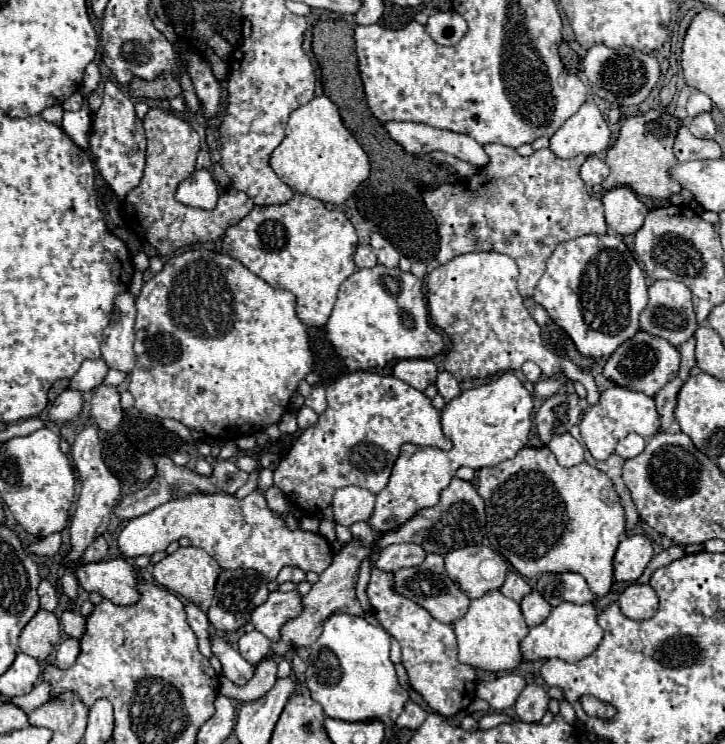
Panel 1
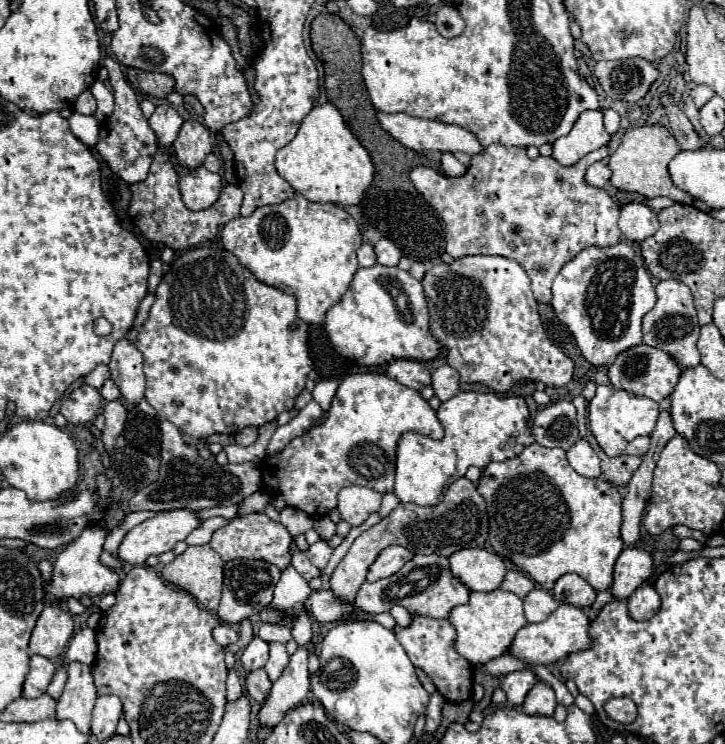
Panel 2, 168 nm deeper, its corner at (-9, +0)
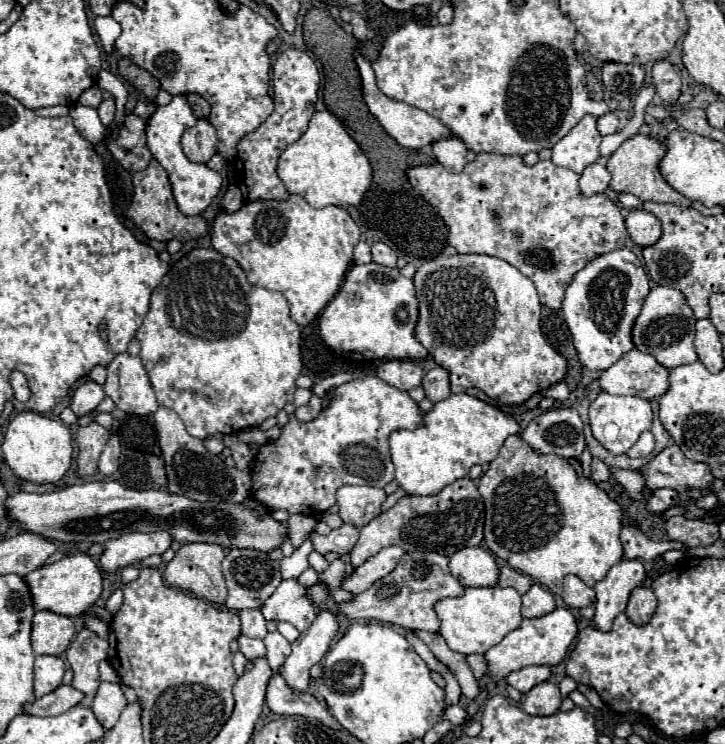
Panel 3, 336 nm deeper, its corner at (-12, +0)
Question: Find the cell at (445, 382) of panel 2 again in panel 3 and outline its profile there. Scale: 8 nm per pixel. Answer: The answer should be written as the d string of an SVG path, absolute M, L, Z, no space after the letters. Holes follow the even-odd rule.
M442 366L432 368L422 380L422 388L426 390L426 398L430 398L432 402L446 400L452 394L450 392L450 372Z

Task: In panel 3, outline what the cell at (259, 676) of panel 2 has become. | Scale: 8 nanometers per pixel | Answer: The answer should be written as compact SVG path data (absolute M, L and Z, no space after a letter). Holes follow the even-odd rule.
M278 672L272 674L272 678L268 682L266 704L276 714L282 714L282 716L310 716L310 718L316 718L330 728L338 728L338 722L334 720L334 716L330 716L330 712L314 696L310 696L306 692L304 694L292 692Z

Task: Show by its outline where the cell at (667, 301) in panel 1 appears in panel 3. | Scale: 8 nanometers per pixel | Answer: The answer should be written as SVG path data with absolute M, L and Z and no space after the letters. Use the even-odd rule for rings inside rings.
M654 286L646 296L642 312L632 328L632 336L634 336L632 340L640 352L652 354L666 368L692 364L698 360L694 348L694 336L696 336L694 324L696 324L694 312L686 304L686 298L680 290L668 286Z

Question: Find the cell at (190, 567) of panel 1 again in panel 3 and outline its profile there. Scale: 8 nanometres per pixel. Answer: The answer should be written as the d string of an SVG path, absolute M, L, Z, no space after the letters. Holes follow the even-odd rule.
M184 544L176 556L168 562L164 570L164 578L170 586L194 592L198 598L214 604L224 606L226 602L226 582L222 574L222 560L226 556L226 550L218 544Z

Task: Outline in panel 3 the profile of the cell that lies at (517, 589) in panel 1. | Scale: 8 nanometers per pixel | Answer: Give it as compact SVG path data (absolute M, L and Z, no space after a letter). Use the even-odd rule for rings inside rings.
M504 566L500 570L500 580L498 580L500 586L512 586L516 588L520 594L526 594L532 586L532 578L520 570L514 570L512 566Z

